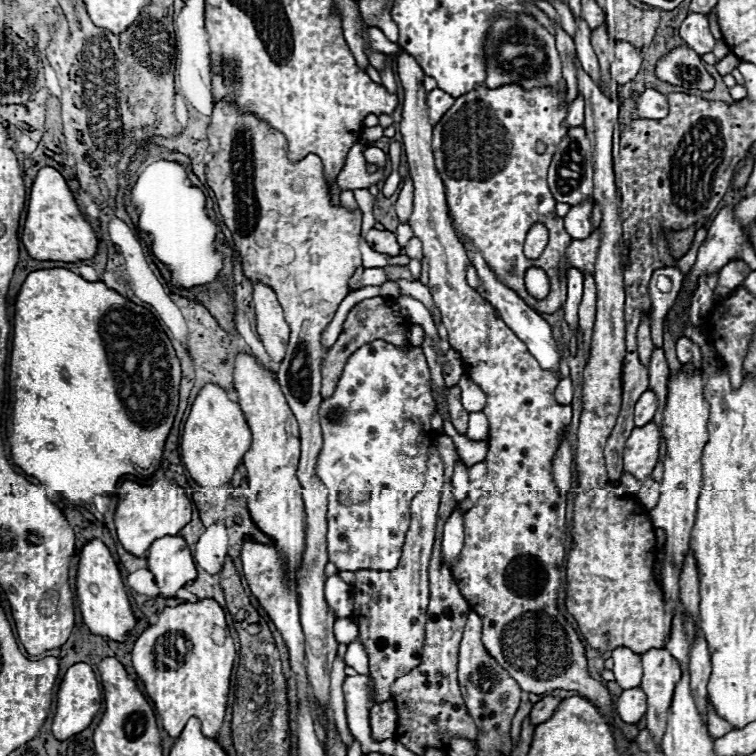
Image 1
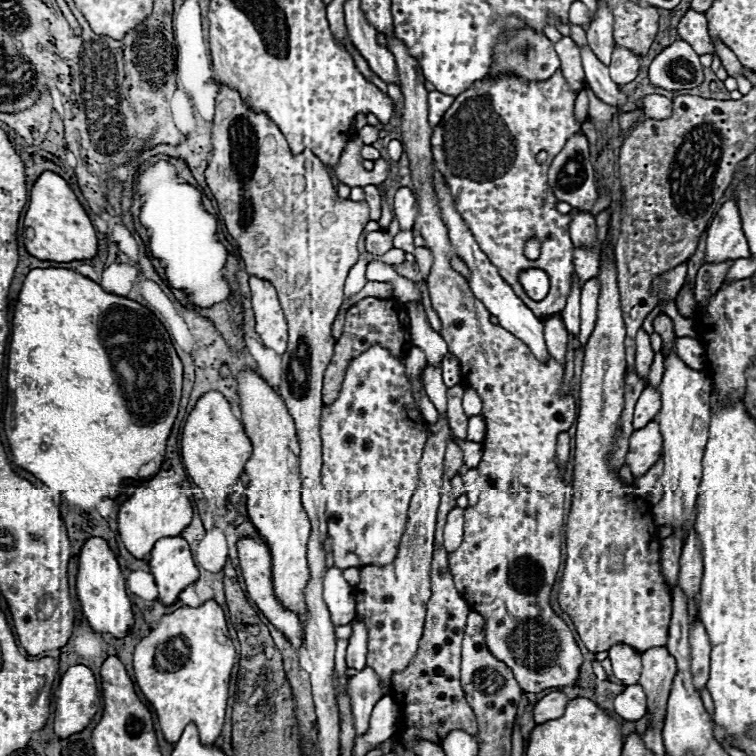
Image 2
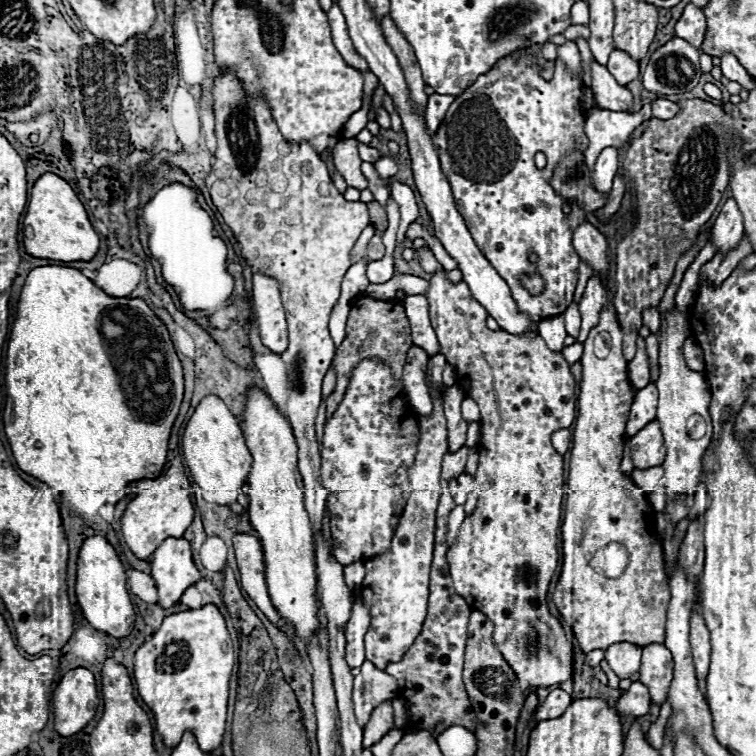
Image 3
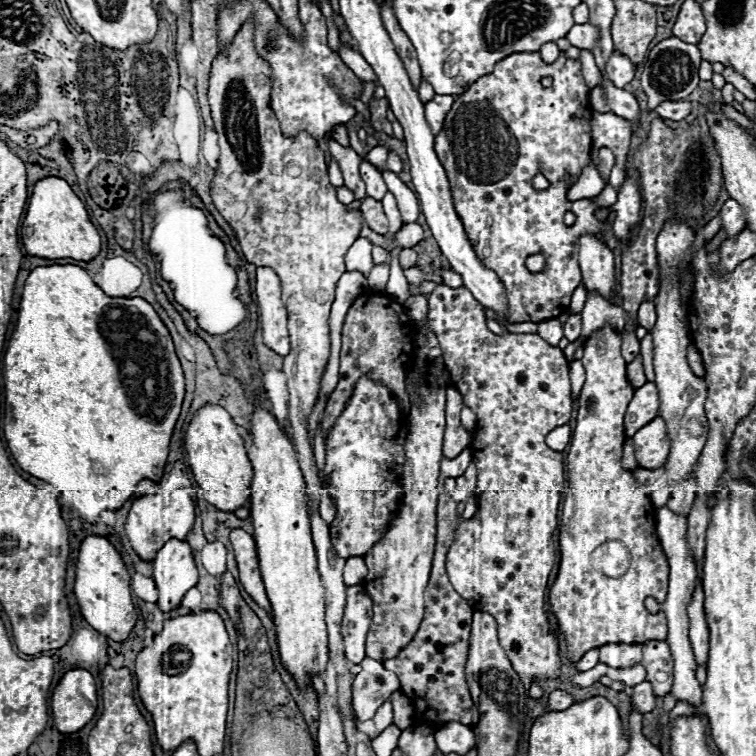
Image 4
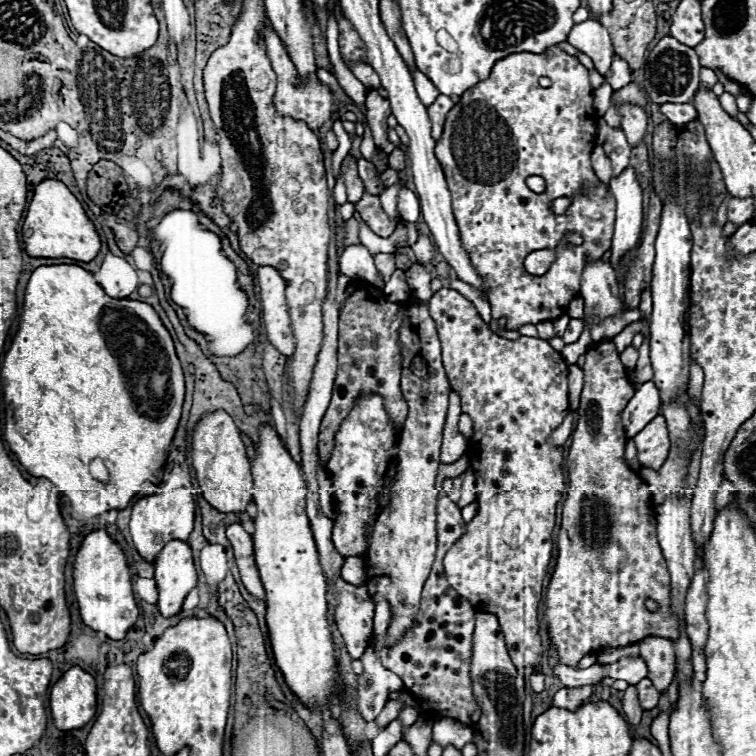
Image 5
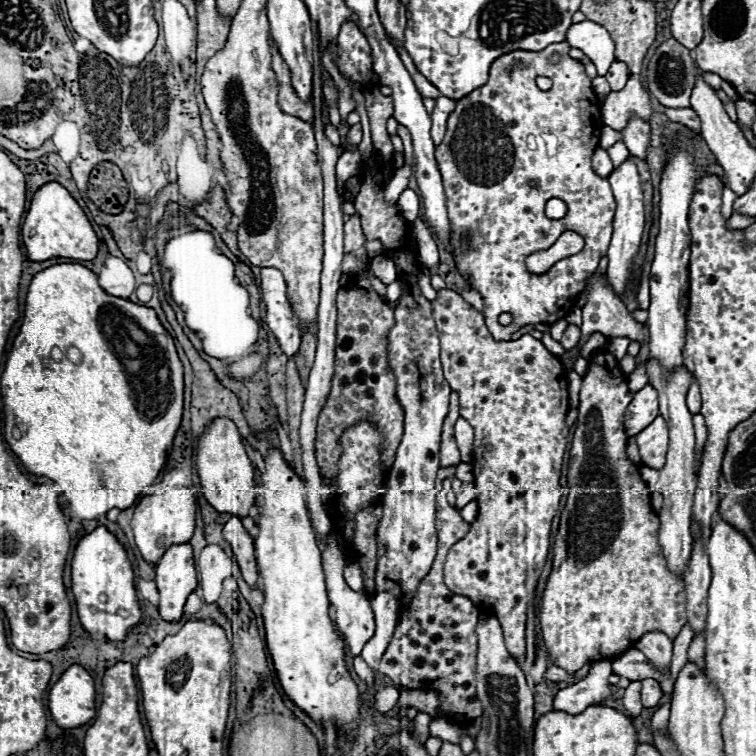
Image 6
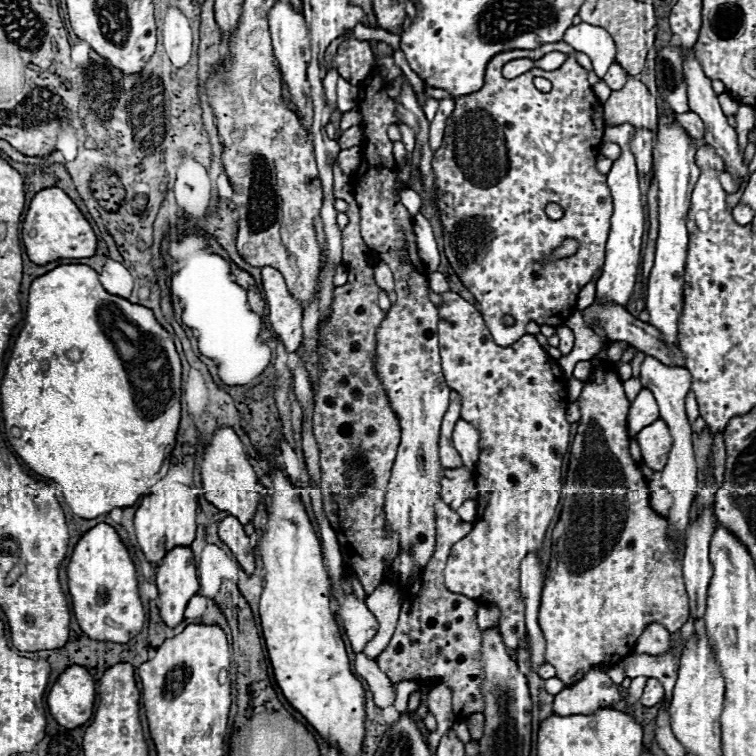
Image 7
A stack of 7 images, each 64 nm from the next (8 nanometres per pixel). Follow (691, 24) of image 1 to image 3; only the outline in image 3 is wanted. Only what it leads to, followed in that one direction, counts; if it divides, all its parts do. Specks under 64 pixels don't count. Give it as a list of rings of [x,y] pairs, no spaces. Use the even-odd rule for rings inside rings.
[[[692,2],[686,4],[680,20],[676,22],[676,36],[684,38],[686,42],[690,42],[692,46],[700,48],[704,42],[704,34],[706,34],[706,18],[704,12],[700,8],[696,8]]]

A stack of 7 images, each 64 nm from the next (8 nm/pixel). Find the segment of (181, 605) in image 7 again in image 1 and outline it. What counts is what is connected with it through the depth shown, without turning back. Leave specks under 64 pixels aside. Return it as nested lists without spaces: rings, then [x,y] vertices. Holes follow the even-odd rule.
[[[180,536],[158,538],[148,550],[148,570],[154,574],[160,596],[174,598],[186,582],[196,580],[196,566],[188,544]]]

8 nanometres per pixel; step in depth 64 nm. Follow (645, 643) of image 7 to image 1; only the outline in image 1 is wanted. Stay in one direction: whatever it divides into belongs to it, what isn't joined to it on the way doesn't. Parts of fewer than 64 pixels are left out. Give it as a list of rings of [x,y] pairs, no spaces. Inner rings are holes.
[[[652,648],[642,654],[644,676],[640,688],[648,696],[648,710],[646,710],[646,728],[652,732],[656,744],[666,728],[668,708],[672,702],[672,694],[676,682],[680,680],[680,666],[676,658],[664,648]]]

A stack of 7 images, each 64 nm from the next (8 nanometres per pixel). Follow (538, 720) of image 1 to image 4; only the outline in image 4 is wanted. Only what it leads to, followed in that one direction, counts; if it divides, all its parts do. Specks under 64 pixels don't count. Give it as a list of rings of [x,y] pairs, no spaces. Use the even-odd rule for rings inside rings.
[[[554,690],[550,696],[548,696],[548,710],[566,710],[574,704],[574,696],[564,692],[564,690]]]

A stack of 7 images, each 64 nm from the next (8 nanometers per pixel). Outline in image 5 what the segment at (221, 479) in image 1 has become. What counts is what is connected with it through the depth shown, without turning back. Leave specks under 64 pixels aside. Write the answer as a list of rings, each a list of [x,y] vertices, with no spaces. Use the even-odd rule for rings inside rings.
[[[218,410],[206,414],[192,434],[192,466],[196,472],[196,480],[208,504],[212,504],[218,512],[246,512],[246,506],[252,502],[254,484],[250,474],[250,460],[246,454],[246,446],[242,442],[240,430],[234,420]]]

